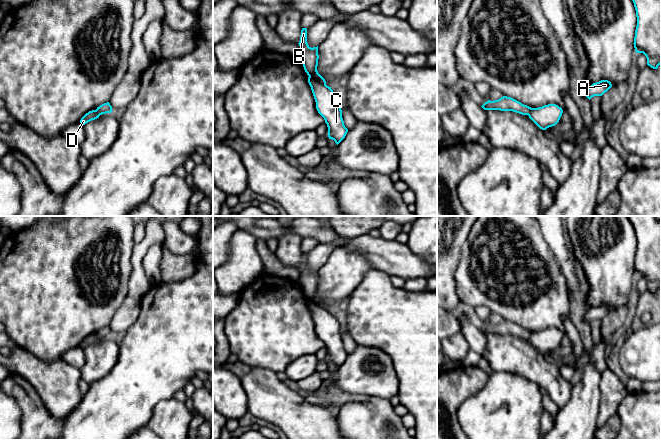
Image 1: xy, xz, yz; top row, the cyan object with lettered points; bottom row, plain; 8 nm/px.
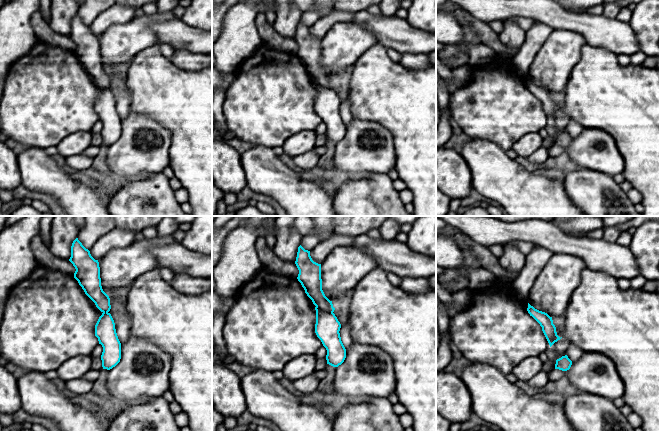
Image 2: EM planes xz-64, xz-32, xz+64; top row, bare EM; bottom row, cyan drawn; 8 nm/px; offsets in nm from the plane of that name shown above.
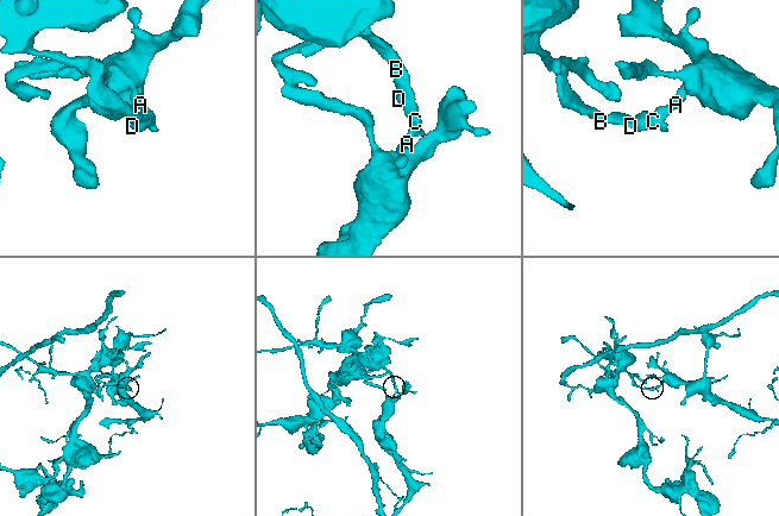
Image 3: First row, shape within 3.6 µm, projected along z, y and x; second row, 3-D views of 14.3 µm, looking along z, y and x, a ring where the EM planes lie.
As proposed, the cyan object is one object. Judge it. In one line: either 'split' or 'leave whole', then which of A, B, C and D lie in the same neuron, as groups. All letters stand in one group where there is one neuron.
split; A C D / B

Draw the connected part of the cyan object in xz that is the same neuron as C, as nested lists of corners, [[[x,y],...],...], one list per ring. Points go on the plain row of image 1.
[[[308,301],[318,337],[324,342],[328,351],[328,361],[338,369],[346,360],[348,353],[342,342],[341,328],[331,311],[312,301]]]

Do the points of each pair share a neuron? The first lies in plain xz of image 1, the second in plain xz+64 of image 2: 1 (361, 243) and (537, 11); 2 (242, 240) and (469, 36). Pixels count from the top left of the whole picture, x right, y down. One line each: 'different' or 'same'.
1: same
2: same

